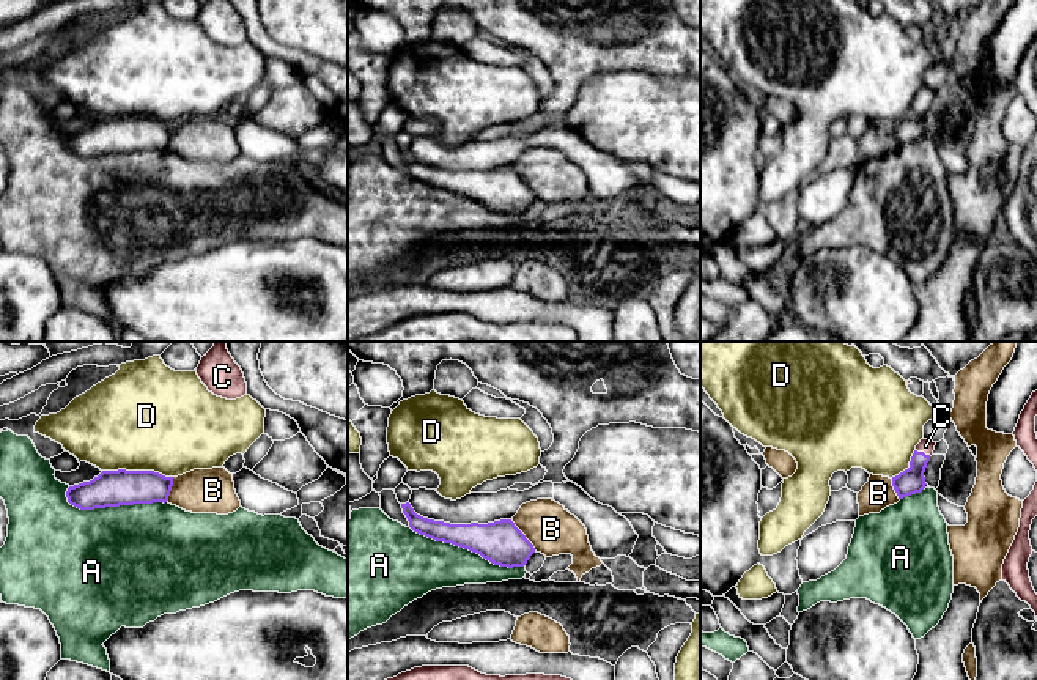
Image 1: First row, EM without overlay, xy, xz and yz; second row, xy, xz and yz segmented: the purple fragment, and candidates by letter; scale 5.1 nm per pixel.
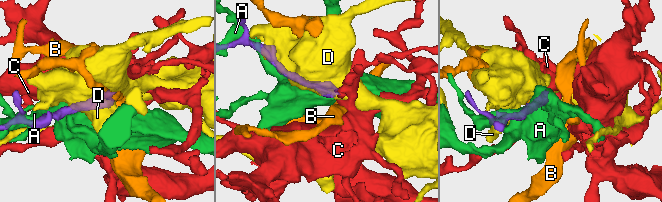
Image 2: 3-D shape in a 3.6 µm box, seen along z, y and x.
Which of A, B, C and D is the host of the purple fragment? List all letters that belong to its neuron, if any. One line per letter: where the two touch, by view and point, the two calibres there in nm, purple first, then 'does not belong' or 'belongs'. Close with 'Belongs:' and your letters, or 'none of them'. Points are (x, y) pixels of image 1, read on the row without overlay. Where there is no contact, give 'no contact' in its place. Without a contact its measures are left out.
A: xz (466, 195) | 220/280 nm | does not belong
B: xz (524, 183) | 220/240 nm | does not belong
C: yz (922, 99) | 140/70 nm | belongs
D: xy (137, 118) | 190/500 nm | does not belong
Belongs: C

